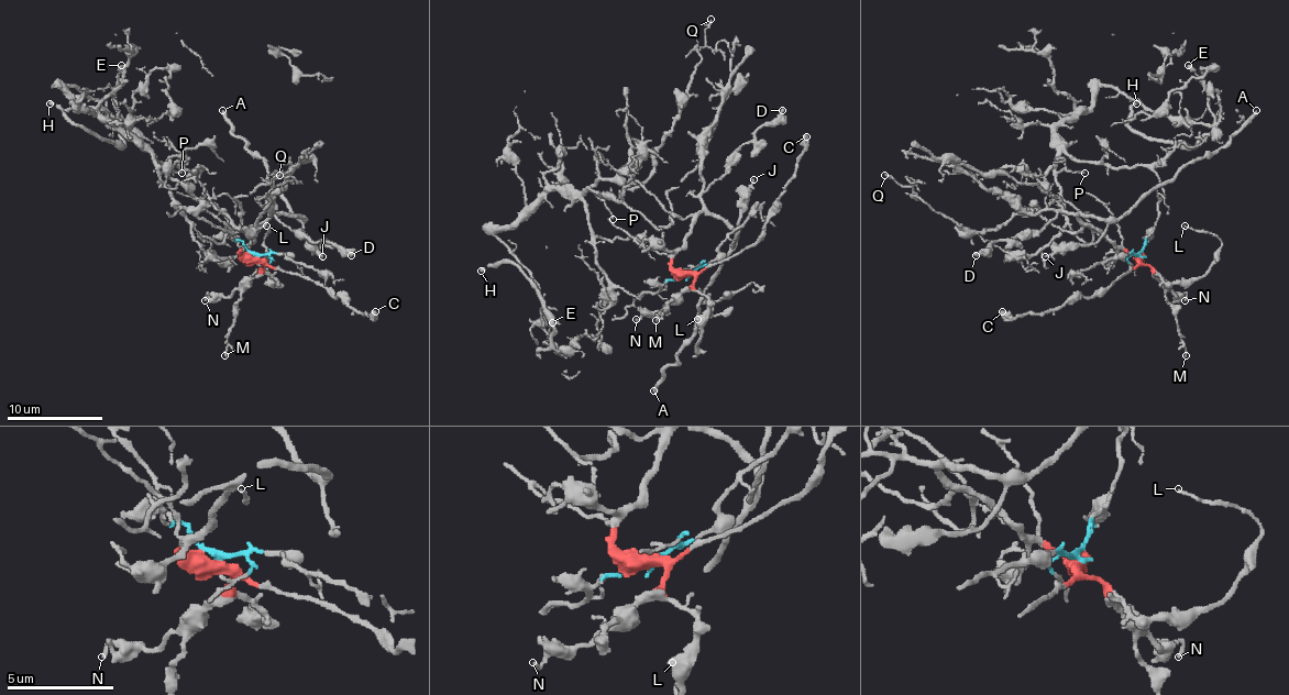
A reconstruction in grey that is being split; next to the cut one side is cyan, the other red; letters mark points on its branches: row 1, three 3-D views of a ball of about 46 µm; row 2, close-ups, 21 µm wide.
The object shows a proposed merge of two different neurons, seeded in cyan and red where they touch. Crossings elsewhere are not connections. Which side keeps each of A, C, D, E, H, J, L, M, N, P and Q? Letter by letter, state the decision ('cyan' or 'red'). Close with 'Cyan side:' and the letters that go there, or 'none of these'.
A: red
C: red
D: red
E: cyan
H: cyan
J: red
L: red
M: red
N: red
P: cyan
Q: cyan
Cyan side: E, H, P, Q

